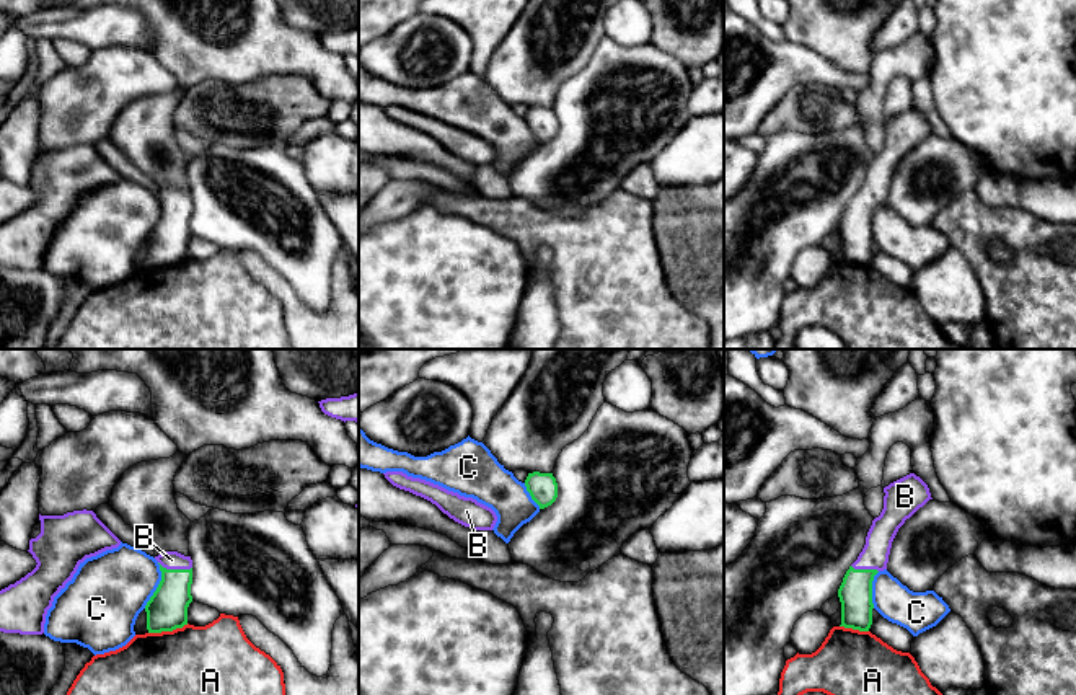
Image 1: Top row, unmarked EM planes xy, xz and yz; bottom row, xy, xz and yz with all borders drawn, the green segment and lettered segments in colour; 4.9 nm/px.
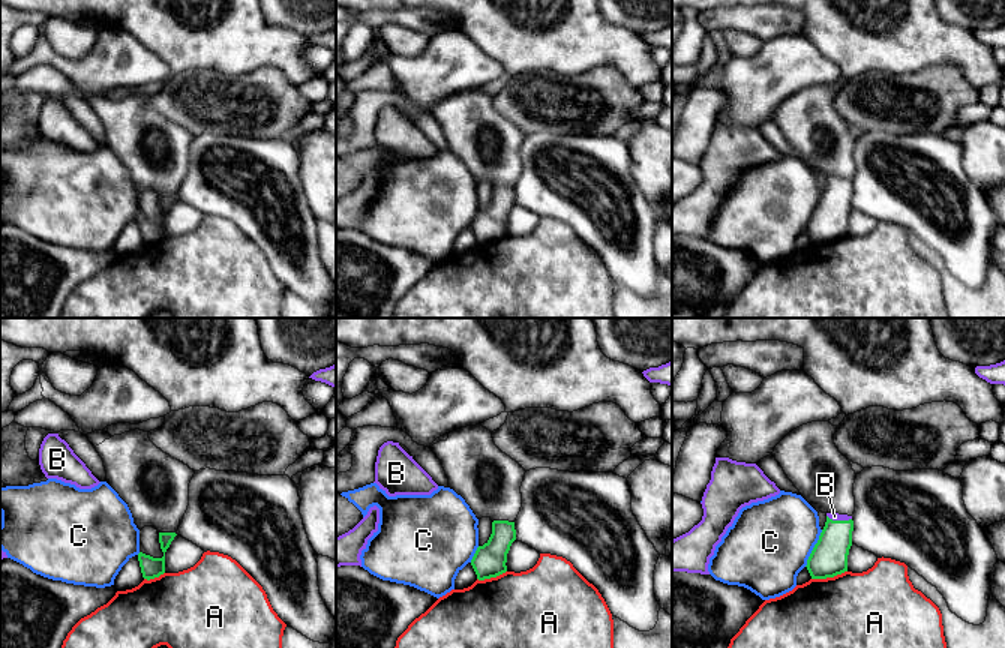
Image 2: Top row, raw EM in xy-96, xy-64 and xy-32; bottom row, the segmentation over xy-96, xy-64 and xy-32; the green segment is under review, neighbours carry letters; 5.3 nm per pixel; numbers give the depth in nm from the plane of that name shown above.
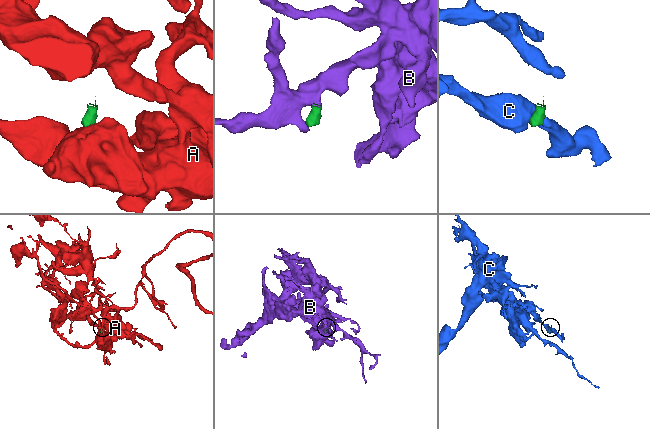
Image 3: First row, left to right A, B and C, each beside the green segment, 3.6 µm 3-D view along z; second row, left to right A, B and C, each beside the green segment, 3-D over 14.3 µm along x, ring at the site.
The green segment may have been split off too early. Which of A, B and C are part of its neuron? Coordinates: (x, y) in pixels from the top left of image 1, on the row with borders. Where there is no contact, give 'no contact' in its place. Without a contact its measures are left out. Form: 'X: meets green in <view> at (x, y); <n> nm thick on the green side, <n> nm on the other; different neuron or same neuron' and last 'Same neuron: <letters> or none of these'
A: meets green in xy at (168, 630); 200 nm thick on the green side, 340 nm on the other; different neuron
B: meets green in xy at (175, 570); 200 nm thick on the green side, 100 nm on the other; same neuron
C: meets green in xy at (158, 586); 200 nm thick on the green side, 380 nm on the other; different neuron
Same neuron: B

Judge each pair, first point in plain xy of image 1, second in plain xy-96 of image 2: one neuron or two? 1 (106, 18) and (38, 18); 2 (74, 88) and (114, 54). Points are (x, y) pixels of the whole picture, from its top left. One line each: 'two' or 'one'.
1: one
2: one

